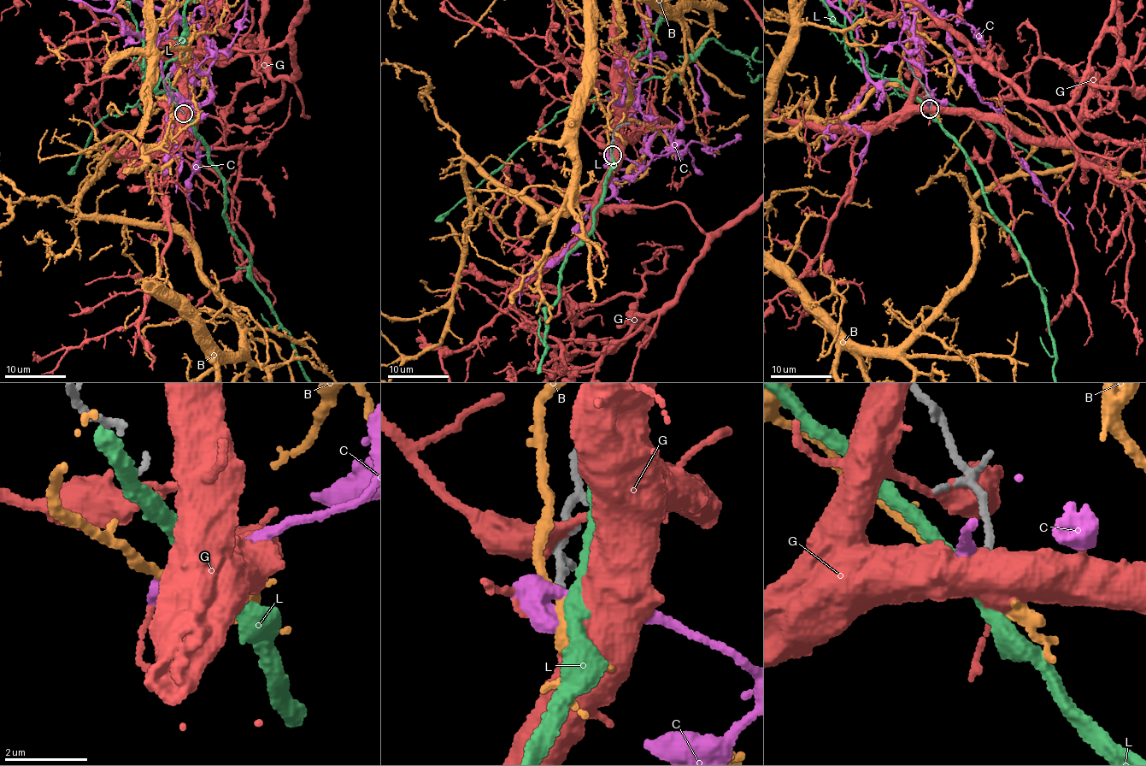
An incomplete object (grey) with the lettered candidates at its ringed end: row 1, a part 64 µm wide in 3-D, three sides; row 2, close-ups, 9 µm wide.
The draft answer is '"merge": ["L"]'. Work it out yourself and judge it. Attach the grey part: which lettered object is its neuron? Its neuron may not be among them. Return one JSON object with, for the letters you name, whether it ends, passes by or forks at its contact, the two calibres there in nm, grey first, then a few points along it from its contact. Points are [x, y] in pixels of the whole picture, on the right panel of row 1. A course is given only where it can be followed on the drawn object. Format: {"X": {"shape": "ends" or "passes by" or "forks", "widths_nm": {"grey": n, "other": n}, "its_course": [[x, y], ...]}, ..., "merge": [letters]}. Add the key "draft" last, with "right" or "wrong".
{"L": {"shape": "passes by", "widths_nm": {"grey": 170, "other": 320}}, "merge": ["L"], "draft": "right"}

